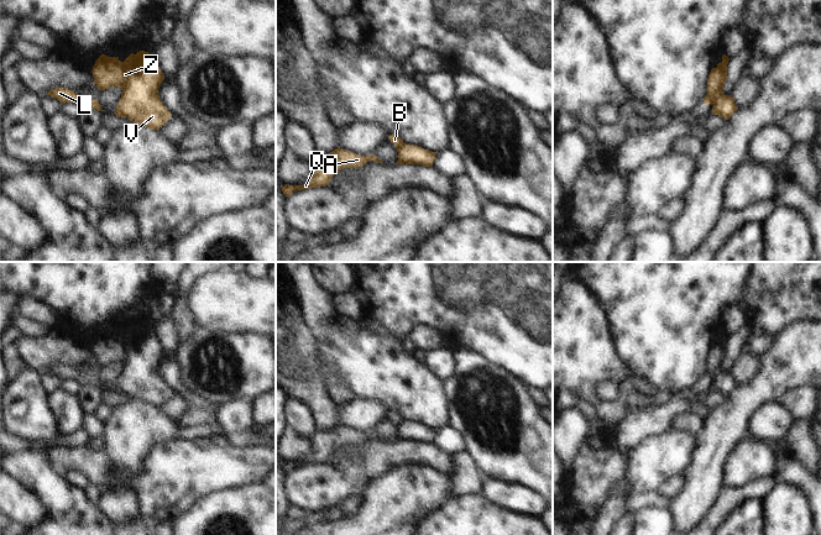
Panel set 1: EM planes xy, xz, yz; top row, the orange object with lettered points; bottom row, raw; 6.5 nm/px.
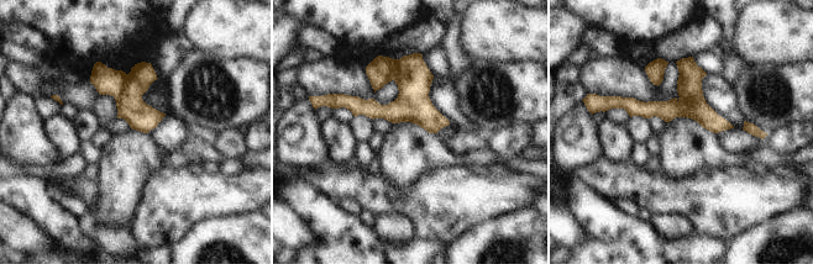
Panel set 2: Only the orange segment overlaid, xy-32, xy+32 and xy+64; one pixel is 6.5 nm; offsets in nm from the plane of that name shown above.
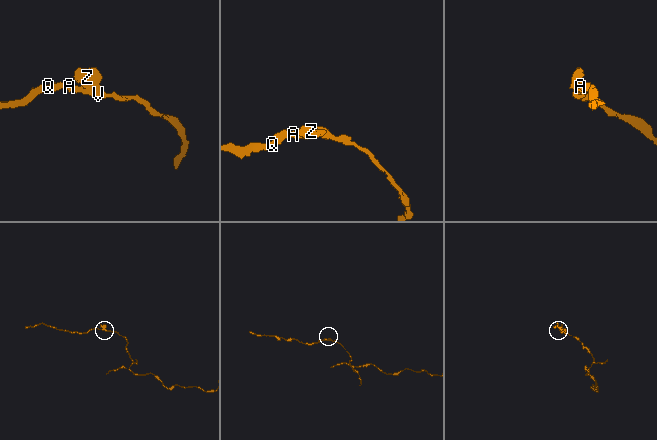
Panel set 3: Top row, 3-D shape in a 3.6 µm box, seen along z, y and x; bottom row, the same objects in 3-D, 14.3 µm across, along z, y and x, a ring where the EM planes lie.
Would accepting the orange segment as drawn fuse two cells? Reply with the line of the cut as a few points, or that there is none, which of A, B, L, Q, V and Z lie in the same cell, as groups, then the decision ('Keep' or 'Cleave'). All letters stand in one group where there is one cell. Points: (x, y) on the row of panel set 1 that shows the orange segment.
No split. Groups: A B L Q V Z. Keep.

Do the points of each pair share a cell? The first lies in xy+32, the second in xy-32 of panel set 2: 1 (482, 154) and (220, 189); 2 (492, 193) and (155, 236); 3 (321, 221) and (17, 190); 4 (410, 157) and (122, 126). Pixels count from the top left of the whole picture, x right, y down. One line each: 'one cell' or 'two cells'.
1: two cells
2: one cell
3: one cell
4: two cells

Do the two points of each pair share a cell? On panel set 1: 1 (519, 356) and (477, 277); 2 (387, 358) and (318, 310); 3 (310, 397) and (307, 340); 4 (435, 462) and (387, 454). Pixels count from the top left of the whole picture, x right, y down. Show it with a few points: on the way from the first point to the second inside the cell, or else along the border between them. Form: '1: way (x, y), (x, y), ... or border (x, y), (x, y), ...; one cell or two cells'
1: way (500, 336), (477, 314), (477, 297); one cell
2: border (335, 313), (329, 318), (327, 339), (315, 339); two cells
3: way (314, 383), (314, 368), (309, 353); one cell
4: way (423, 454), (399, 454); one cell

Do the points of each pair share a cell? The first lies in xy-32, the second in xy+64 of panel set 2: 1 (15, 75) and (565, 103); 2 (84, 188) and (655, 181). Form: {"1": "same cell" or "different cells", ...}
{"1": "different cells", "2": "same cell"}

